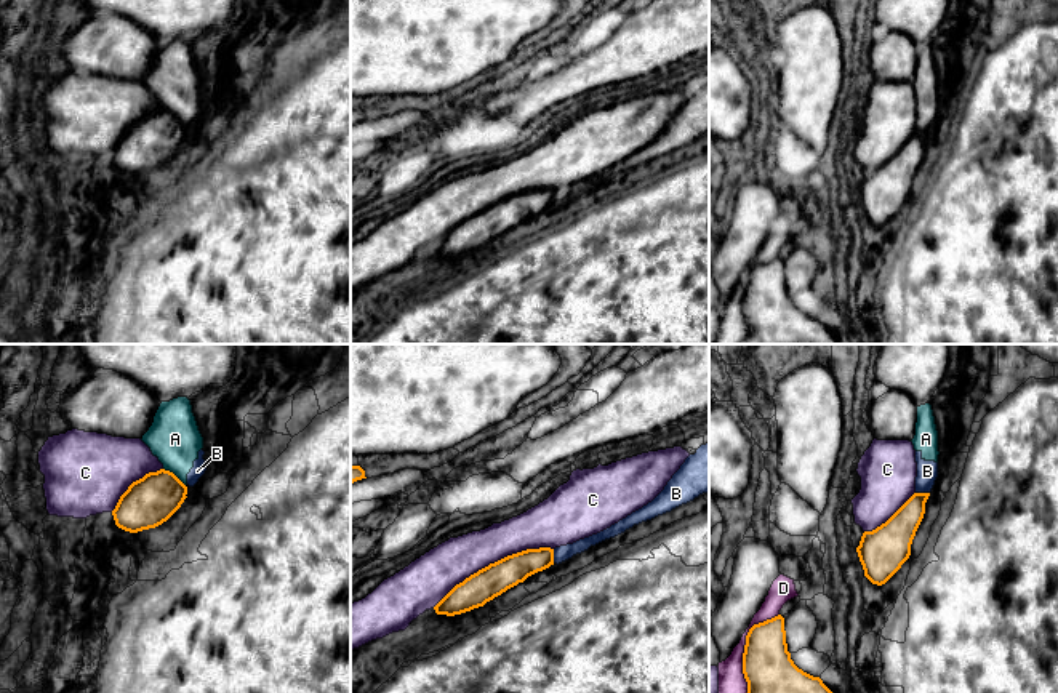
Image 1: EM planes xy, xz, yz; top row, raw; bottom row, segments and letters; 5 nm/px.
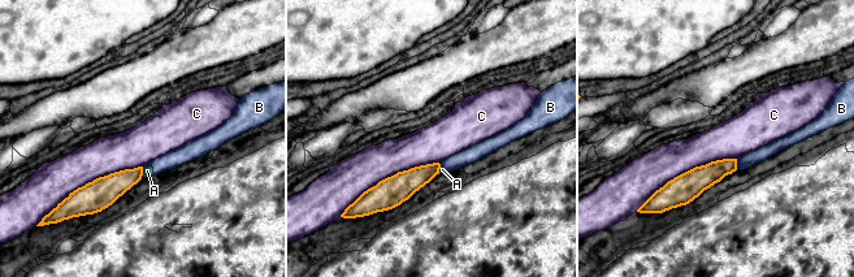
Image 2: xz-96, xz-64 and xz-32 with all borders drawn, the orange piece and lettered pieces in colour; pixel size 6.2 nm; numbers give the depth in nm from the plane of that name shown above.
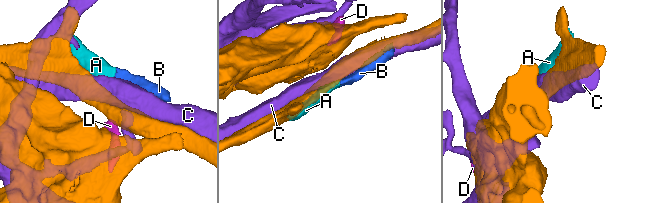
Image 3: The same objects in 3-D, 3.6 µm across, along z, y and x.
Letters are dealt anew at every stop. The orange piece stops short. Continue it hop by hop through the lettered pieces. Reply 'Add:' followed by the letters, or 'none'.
Add: none

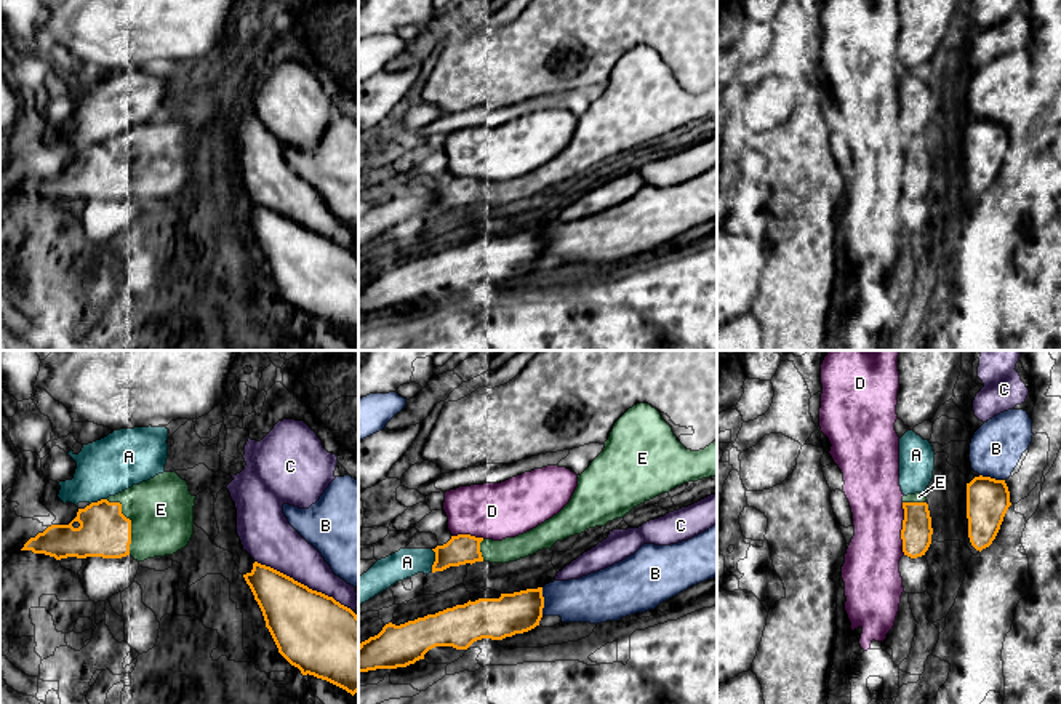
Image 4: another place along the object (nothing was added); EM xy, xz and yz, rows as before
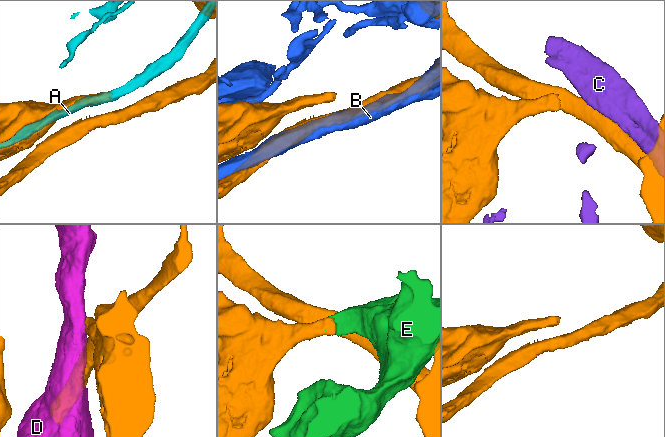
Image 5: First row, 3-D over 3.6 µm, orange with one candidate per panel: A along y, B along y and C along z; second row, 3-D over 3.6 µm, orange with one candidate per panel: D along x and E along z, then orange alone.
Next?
Add: E

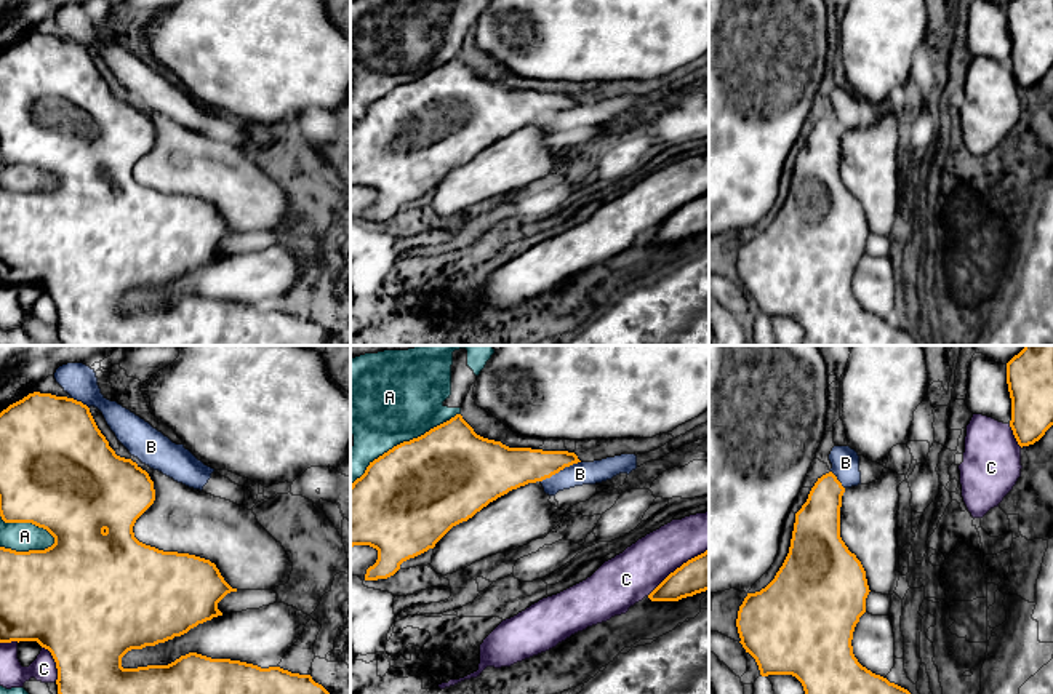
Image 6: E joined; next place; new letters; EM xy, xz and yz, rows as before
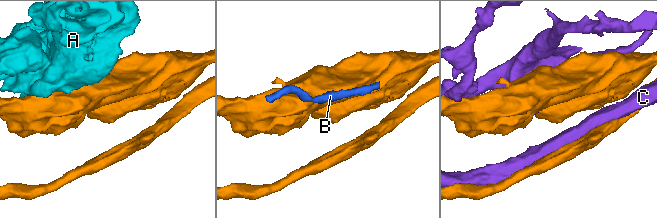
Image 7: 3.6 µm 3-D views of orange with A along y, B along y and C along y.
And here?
Add: none

